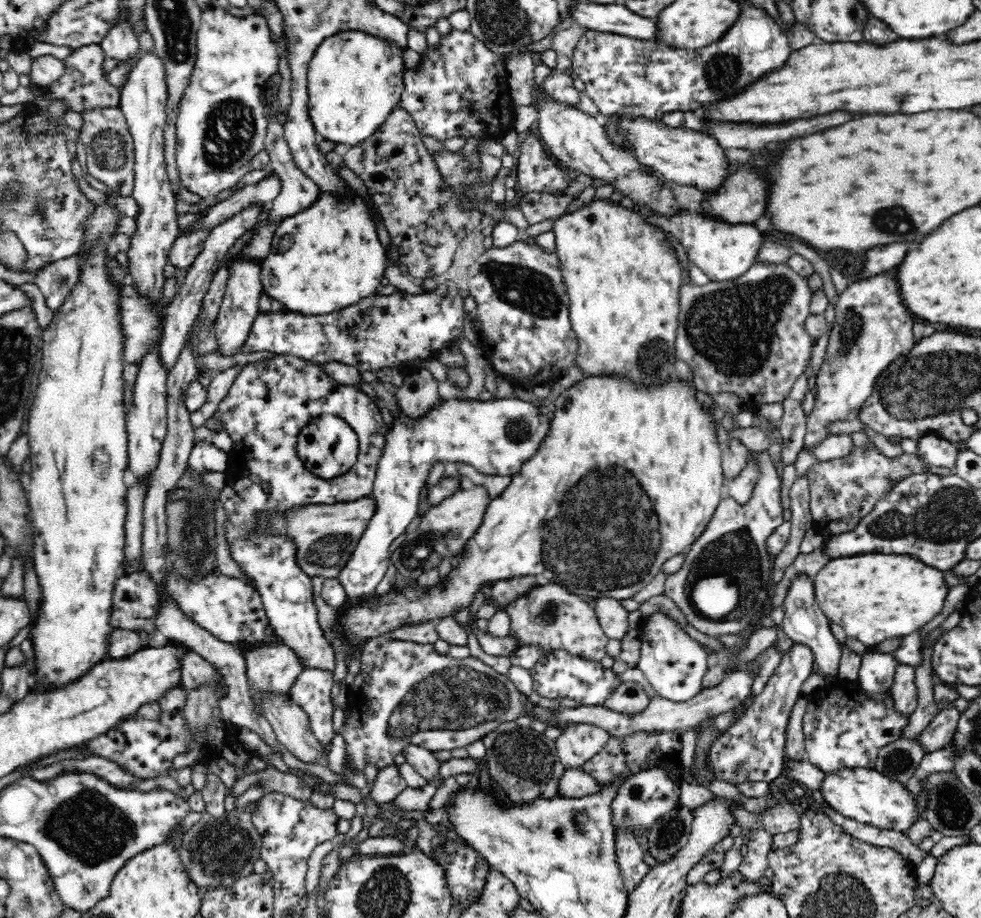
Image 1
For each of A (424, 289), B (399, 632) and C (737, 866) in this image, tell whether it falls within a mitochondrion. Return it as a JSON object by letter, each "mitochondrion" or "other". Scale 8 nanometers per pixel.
{"A":"other","B":"other","C":"other"}

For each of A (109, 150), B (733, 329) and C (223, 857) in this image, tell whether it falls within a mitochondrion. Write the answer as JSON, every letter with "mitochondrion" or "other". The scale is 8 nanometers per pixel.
{"A":"mitochondrion","B":"mitochondrion","C":"mitochondrion"}

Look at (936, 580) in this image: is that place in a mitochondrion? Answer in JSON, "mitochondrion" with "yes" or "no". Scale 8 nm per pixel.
{"mitochondrion":"no"}

